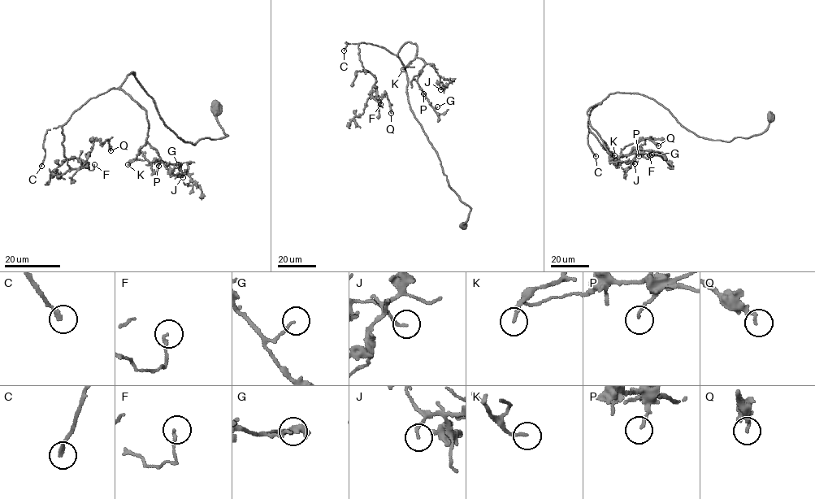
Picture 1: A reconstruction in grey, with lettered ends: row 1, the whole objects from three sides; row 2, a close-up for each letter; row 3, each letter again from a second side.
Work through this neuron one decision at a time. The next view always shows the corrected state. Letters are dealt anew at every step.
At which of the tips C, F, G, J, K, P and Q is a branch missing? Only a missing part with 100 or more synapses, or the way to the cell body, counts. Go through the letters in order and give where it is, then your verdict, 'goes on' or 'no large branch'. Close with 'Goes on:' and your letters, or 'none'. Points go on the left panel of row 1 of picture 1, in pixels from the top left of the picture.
C: (41, 166) | goes on
F: (94, 164) | no large branch
G: (178, 164) | no large branch
J: (183, 177) | no large branch
K: (127, 164) | goes on
P: (158, 166) | no large branch
Q: (110, 150) | no large branch
Goes on: C, K

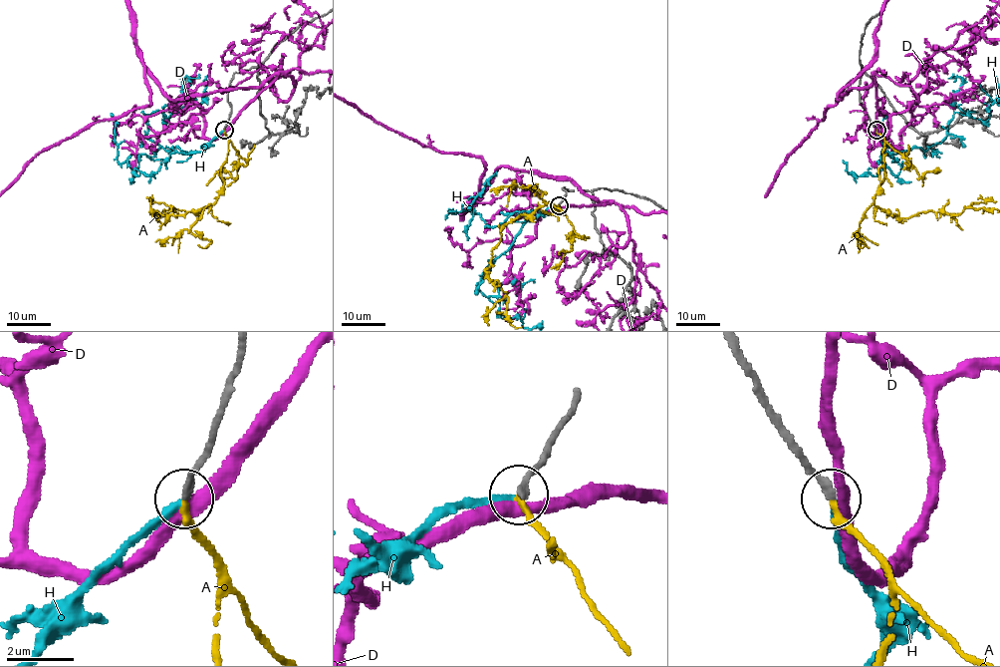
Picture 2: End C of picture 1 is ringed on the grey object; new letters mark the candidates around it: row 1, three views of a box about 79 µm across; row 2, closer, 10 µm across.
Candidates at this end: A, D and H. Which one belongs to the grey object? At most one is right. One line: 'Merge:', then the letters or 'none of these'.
Merge: A

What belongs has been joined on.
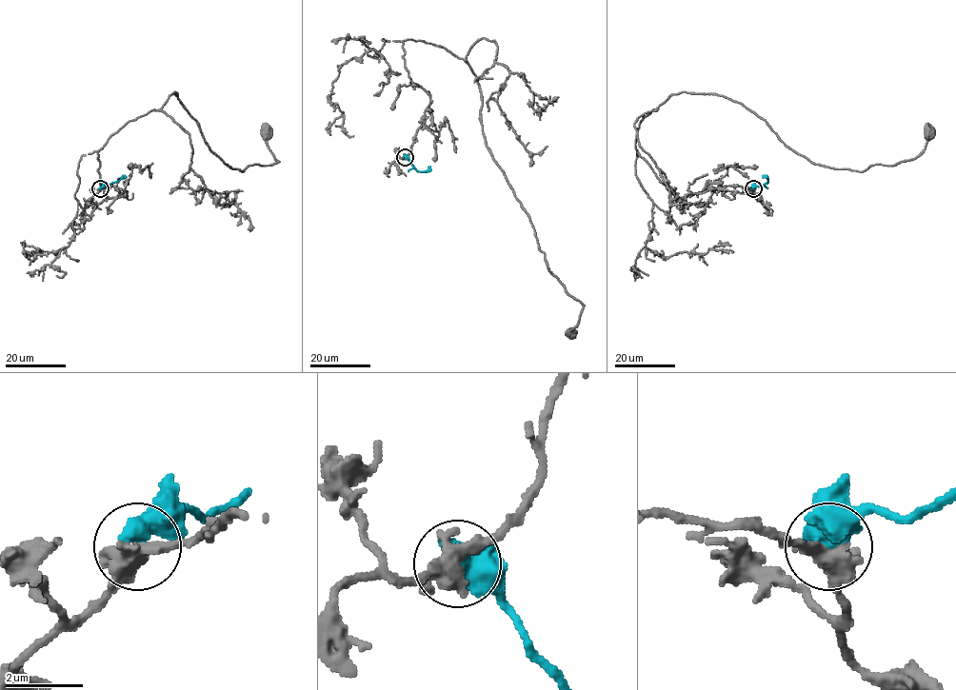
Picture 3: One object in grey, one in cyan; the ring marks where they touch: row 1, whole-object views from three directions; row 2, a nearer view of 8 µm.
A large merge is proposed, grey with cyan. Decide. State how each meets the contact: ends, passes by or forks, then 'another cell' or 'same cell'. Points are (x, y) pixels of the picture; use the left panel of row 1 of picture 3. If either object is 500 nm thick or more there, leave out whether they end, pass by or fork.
another cell

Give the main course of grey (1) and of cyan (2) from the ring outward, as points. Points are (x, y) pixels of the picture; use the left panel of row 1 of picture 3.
1: (100, 188), (114, 186), (126, 195), (106, 196), (98, 152), (174, 92), (231, 169), (278, 162), (268, 132)
2: (100, 188), (126, 177)

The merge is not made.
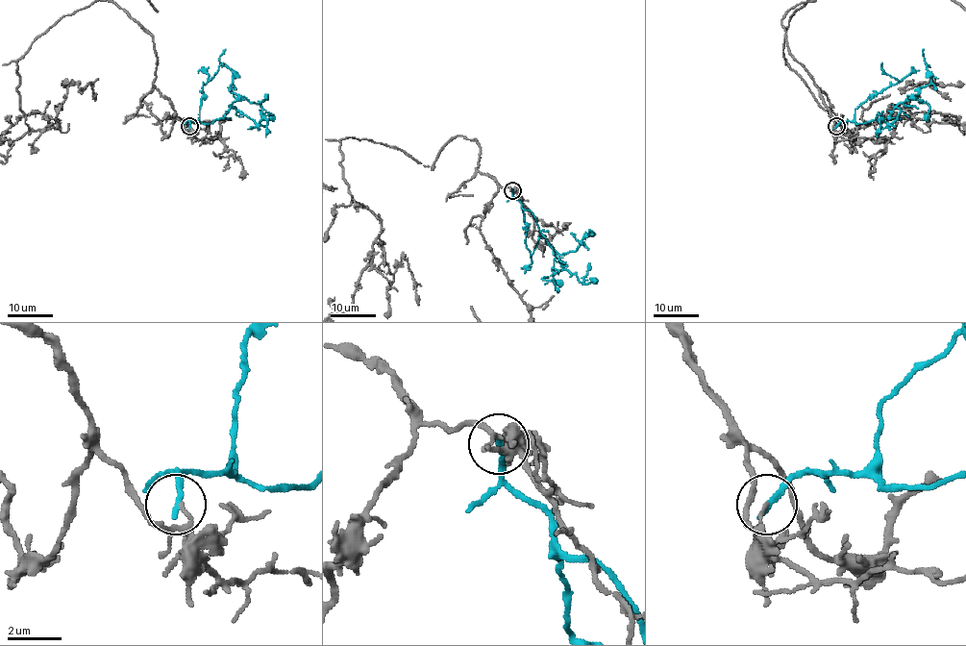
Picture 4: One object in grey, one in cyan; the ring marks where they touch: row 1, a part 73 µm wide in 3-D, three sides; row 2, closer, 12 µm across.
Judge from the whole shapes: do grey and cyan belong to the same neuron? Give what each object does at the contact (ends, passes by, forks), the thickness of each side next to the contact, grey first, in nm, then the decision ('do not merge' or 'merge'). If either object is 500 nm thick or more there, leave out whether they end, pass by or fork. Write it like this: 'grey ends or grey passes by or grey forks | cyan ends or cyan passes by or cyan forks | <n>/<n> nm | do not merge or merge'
grey ends | cyan ends | 130/240 nm | do not merge

